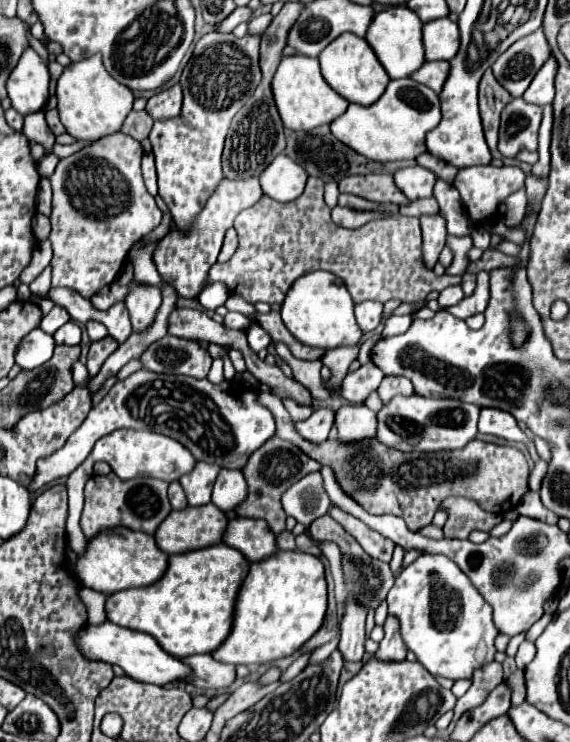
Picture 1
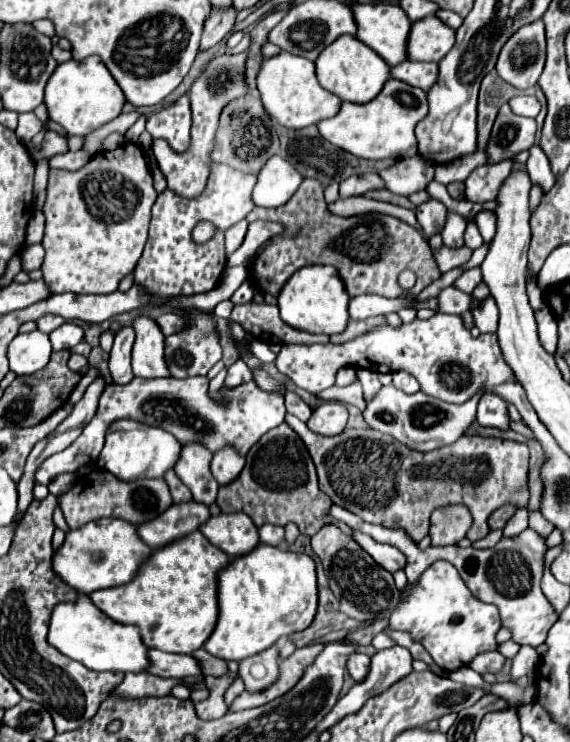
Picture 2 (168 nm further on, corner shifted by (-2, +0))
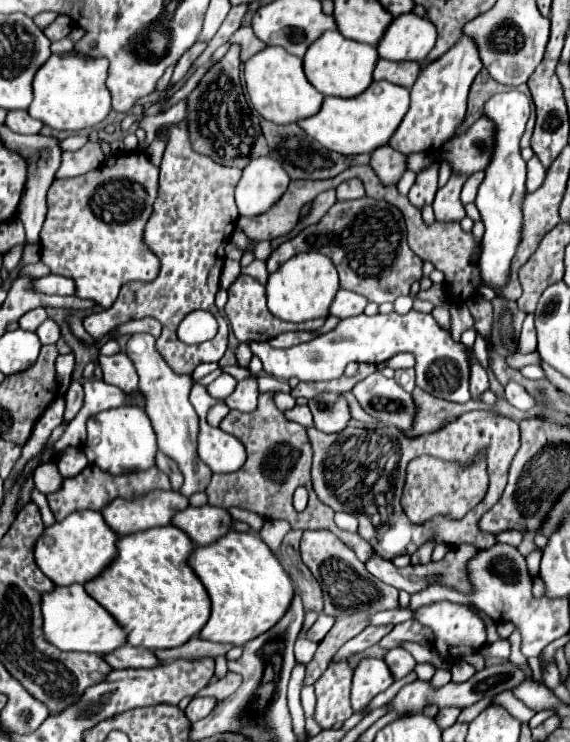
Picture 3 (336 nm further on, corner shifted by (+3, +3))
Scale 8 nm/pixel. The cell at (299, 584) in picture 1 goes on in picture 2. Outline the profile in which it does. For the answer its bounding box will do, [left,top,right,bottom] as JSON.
[203,544,317,662]

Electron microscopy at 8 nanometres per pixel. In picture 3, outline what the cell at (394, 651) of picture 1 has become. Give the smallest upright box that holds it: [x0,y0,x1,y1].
[384,649,416,681]

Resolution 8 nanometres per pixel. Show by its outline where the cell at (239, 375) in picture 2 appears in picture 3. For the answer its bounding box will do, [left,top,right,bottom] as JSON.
[208,373,236,399]

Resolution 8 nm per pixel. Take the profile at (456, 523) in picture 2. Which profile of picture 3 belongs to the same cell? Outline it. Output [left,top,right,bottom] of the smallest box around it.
[410,539,436,563]

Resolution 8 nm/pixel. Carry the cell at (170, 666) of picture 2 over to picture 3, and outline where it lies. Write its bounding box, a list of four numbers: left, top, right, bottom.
[104,643,162,669]

